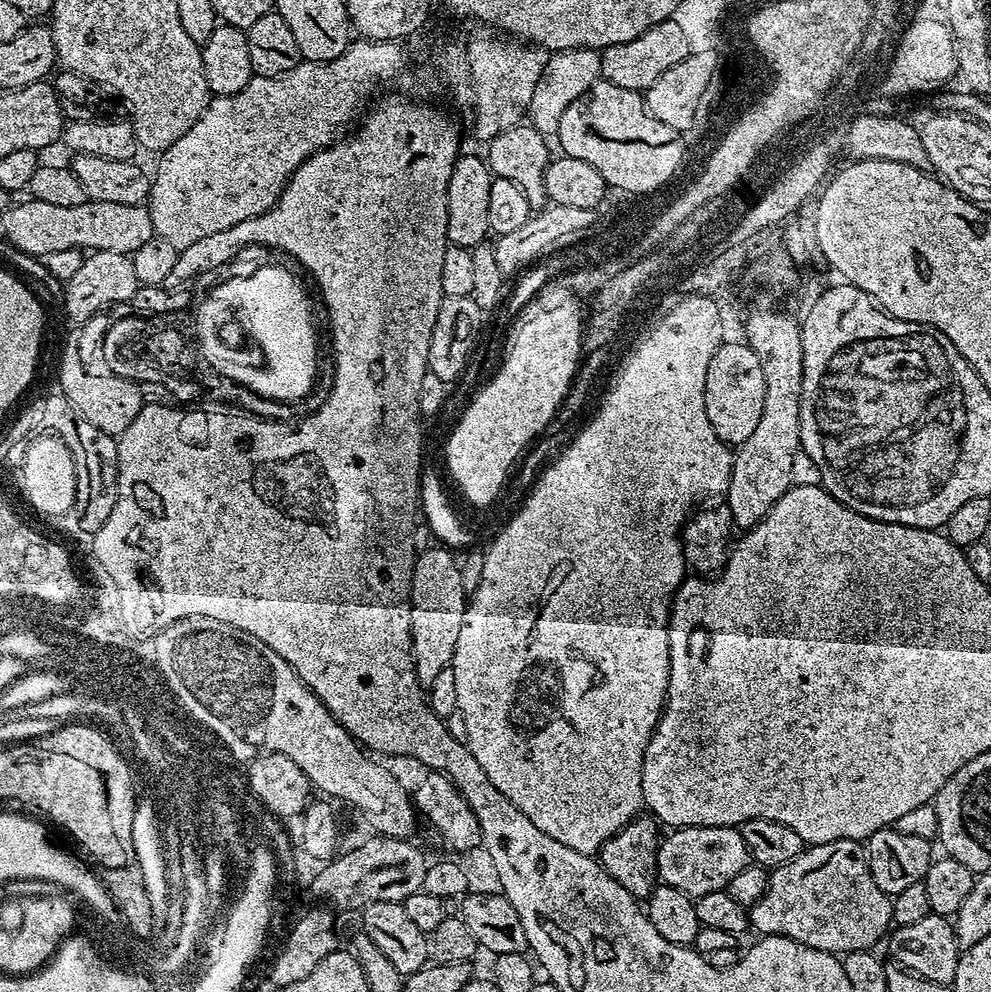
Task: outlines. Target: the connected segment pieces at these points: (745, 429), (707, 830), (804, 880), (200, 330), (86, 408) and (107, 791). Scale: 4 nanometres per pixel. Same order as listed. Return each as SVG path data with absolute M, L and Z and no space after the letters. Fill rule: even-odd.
M725 342L716 350L714 358L710 358L710 366L706 366L706 418L710 418L710 426L722 443L738 446L754 434L758 421L762 419L762 402L766 402L766 374L762 374L762 362L758 362L758 354L746 342L731 344Z
M694 826L669 831L660 841L656 874L661 884L674 886L682 894L699 898L706 894L723 892L750 862L746 842L742 842L739 827L733 826Z
M835 840L834 842L805 847L804 851L798 854L798 858L771 869L768 885L766 886L766 894L762 894L762 898L750 909L750 924L753 929L757 928L757 933L760 936L785 936L802 946L810 946L814 950L822 950L823 952L843 954L854 950L872 950L877 947L875 944L880 939L881 943L889 935L890 929L893 927L892 897L887 896L882 890L878 890L878 882L874 882L874 874L870 874L865 845L858 840Z
M264 264L261 268L253 270L249 276L236 276L233 280L224 280L200 305L196 308L196 320L194 319L194 343L198 349L198 356L204 360L217 373L217 377L225 380L233 380L235 384L241 384L243 388L249 388L267 400L300 400L316 385L318 379L318 367L316 368L316 324L312 321L312 308L308 305L308 296L300 285L300 280L288 268L279 268L276 264Z
M68 340L64 344L64 353L60 356L60 388L59 391L68 399L68 404L90 426L98 426L107 436L119 438L138 418L140 409L146 403L144 397L145 389L134 380L127 380L121 376L103 374L104 376L95 376L92 372L84 369L84 364L80 361L80 348L74 341Z
M68 722L63 726L59 726L52 733L48 733L45 736L34 737L30 741L34 747L36 747L36 752L52 752L52 756L68 756L68 760L80 760L80 764L84 764L84 768L92 768L92 772L96 772L96 780L100 780L100 792L104 792L104 812L108 812L108 824L112 824L112 836L116 839L116 844L120 844L120 852L124 852L124 860L120 860L120 864L128 864L128 860L132 860L132 848L128 848L128 824L132 824L130 821L132 818L132 807L137 804L138 799L135 796L135 792L128 792L128 783L134 779L134 776L124 776L124 764L120 764L120 760L116 760L116 744L113 744L112 747L108 748L108 746L112 743L112 740L109 739L107 735L104 735L99 732L96 728L91 728L88 725L88 722ZM114 794L114 798L116 800L112 800L112 802L118 802L118 804L110 804L108 802L108 798Z

